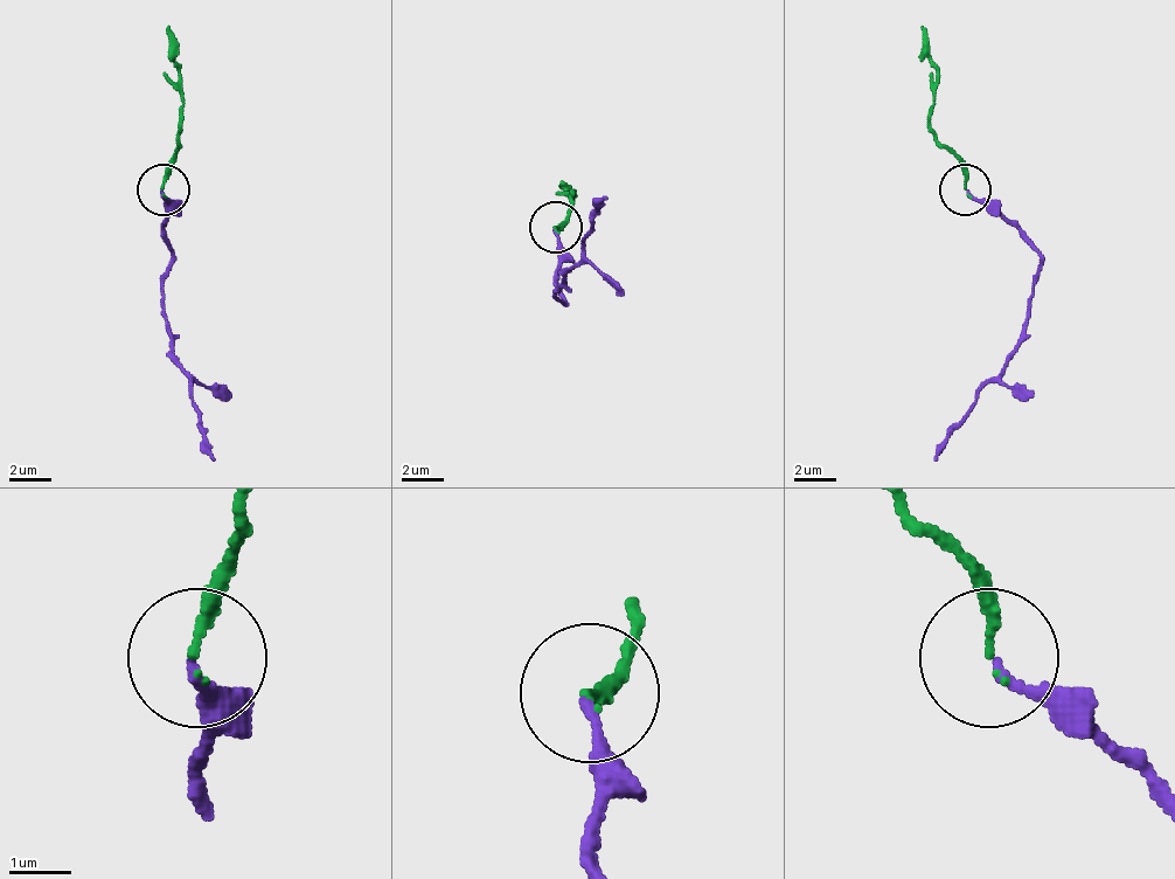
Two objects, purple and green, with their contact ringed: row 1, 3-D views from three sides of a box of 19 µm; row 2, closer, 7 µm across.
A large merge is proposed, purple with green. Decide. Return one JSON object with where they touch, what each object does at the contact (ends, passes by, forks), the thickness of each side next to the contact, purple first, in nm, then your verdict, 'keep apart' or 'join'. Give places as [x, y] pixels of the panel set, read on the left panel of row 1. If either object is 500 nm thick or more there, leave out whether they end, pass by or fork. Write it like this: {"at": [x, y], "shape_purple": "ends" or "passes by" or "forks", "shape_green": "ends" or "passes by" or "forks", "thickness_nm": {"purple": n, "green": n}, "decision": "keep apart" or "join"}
{"at": [164, 189], "shape_purple": "ends", "shape_green": "ends", "thickness_nm": {"purple": 140, "green": 160}, "decision": "join"}

